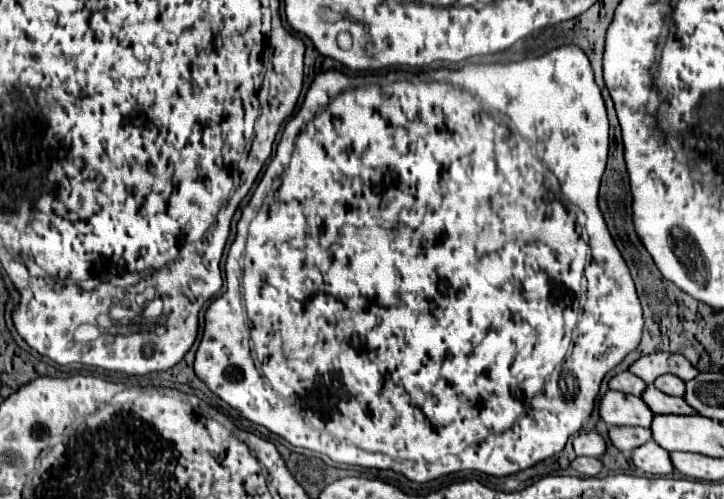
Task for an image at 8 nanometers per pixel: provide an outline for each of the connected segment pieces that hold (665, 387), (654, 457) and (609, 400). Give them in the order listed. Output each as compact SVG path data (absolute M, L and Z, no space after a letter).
M661 375L655 379L655 387L667 395L673 395L673 397L683 397L685 395L685 383L675 377L675 375Z
M649 441L649 445L641 445L631 453L631 459L637 469L649 475L671 475L675 471L669 451Z
M607 391L599 405L601 419L609 425L651 427L653 411L641 397L629 397L619 391Z

